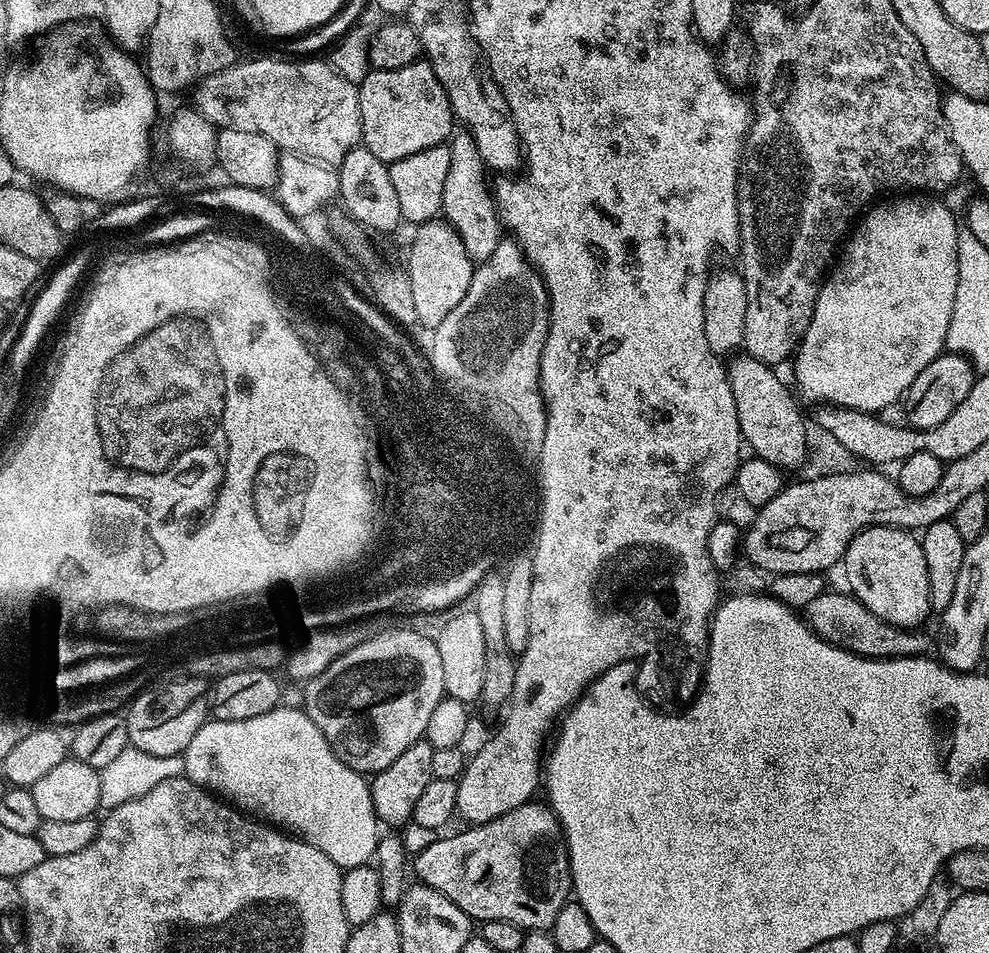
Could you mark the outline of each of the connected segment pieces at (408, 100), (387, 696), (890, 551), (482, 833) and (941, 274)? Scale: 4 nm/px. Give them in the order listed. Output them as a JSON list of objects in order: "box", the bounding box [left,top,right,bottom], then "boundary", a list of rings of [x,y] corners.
[{"box":[358,58,454,165],"boundary":[[[421,58],[398,70],[372,70],[368,77],[358,86],[360,90],[360,134],[363,147],[374,154],[386,165],[406,158],[410,154],[418,154],[418,150],[426,150],[430,146],[445,143],[454,131],[452,107],[448,101],[442,82],[434,74],[427,60]]]},{"box":[302,628,446,774],"boundary":[[[392,628],[389,632],[369,635],[358,646],[342,654],[322,674],[303,685],[302,711],[311,718],[314,726],[322,730],[328,744],[337,756],[355,772],[375,774],[390,766],[402,750],[416,743],[425,735],[427,723],[434,708],[446,696],[442,678],[442,658],[438,658],[438,646],[431,635],[411,632],[408,628]]]},{"box":[842,524,930,628],"boundary":[[[871,524],[869,528],[863,528],[850,542],[842,561],[843,568],[848,575],[847,587],[851,595],[863,602],[871,612],[878,614],[878,618],[897,624],[900,628],[914,628],[923,625],[923,620],[930,616],[930,574],[926,568],[926,554],[915,531],[894,528],[890,524]]]},{"box":[414,802,572,930],"boundary":[[[529,802],[518,806],[514,810],[510,810],[506,814],[502,814],[498,818],[494,818],[488,824],[478,824],[475,826],[465,827],[465,832],[456,832],[453,836],[448,836],[445,840],[432,840],[420,853],[415,853],[414,868],[416,864],[415,879],[421,884],[425,884],[428,888],[438,890],[446,898],[450,898],[450,902],[454,902],[464,911],[469,918],[476,922],[485,920],[505,920],[506,922],[514,922],[520,928],[525,930],[548,930],[551,929],[554,918],[558,918],[558,910],[562,910],[564,904],[569,903],[570,893],[572,892],[572,871],[570,870],[570,862],[568,861],[568,841],[564,838],[564,833],[560,827],[560,822],[556,815],[552,812],[551,807],[547,803]]]},{"box":[794,194,961,414],"boundary":[[[900,194],[895,198],[884,198],[873,203],[863,213],[862,219],[859,221],[859,224],[861,223],[860,229],[858,229],[858,224],[855,231],[847,237],[834,267],[827,273],[824,283],[820,286],[818,298],[814,302],[814,314],[810,318],[810,326],[806,326],[804,335],[801,336],[794,353],[794,361],[796,360],[796,384],[794,383],[794,388],[801,397],[804,395],[806,399],[816,400],[815,402],[880,414],[883,413],[883,408],[890,407],[896,399],[899,401],[907,393],[908,387],[914,382],[914,378],[918,378],[918,374],[922,374],[922,370],[926,366],[930,366],[930,362],[934,362],[934,358],[938,358],[941,352],[945,351],[946,330],[950,330],[950,314],[954,314],[954,294],[958,290],[958,238],[961,229],[956,228],[956,220],[952,217],[954,215],[953,209],[945,201],[944,205],[940,198],[915,200],[912,196],[915,195]]]}]

